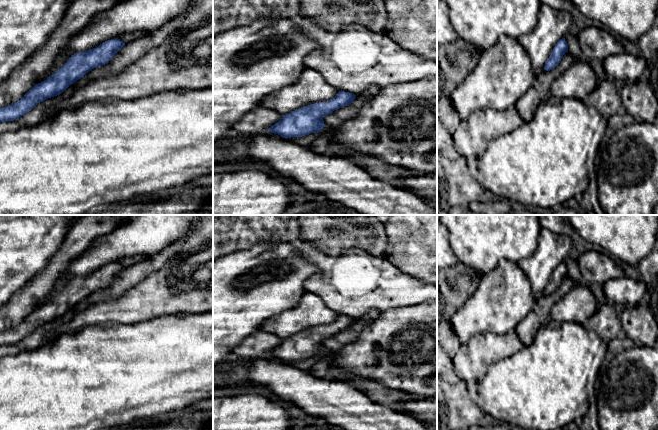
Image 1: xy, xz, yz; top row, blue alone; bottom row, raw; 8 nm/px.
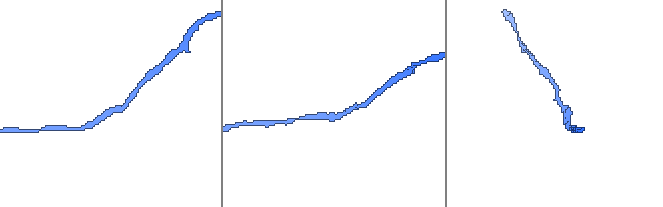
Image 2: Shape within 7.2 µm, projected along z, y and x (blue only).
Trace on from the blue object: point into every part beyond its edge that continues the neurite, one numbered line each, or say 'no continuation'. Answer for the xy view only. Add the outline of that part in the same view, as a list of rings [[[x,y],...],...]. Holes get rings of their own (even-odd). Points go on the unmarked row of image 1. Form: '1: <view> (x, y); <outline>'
no continuation

